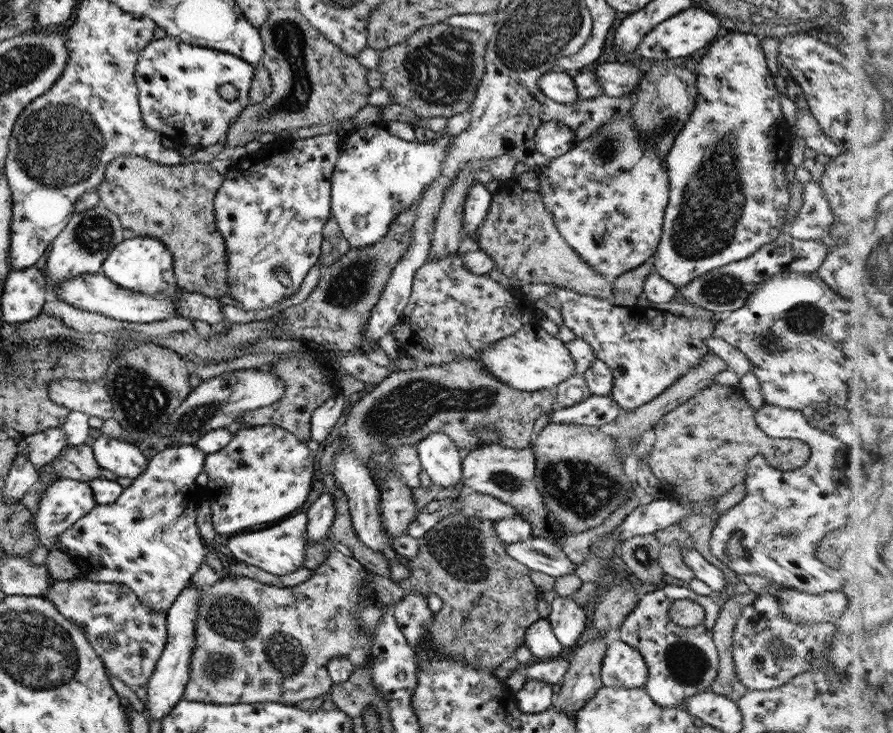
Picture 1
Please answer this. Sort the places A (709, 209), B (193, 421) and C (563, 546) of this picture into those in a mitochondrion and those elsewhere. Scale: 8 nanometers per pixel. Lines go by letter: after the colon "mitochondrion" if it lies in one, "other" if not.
A: mitochondrion
B: mitochondrion
C: other

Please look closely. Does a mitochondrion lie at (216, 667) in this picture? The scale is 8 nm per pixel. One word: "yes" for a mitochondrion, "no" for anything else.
yes

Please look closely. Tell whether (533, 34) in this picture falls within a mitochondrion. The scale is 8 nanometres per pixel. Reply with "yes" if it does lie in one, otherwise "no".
yes

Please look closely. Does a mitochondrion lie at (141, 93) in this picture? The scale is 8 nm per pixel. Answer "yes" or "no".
no

